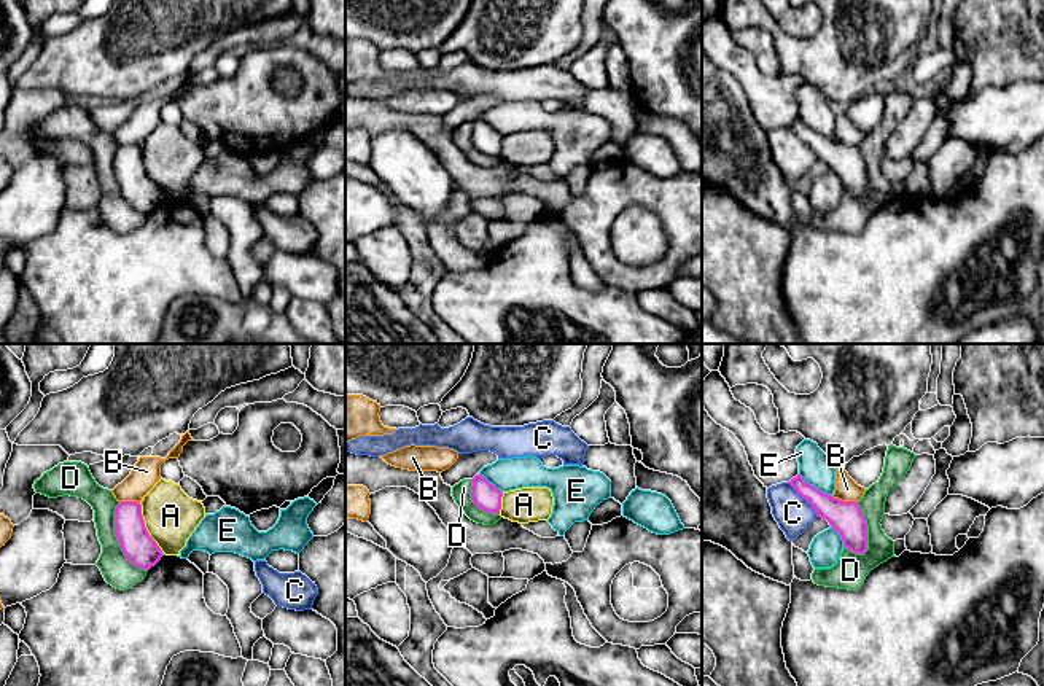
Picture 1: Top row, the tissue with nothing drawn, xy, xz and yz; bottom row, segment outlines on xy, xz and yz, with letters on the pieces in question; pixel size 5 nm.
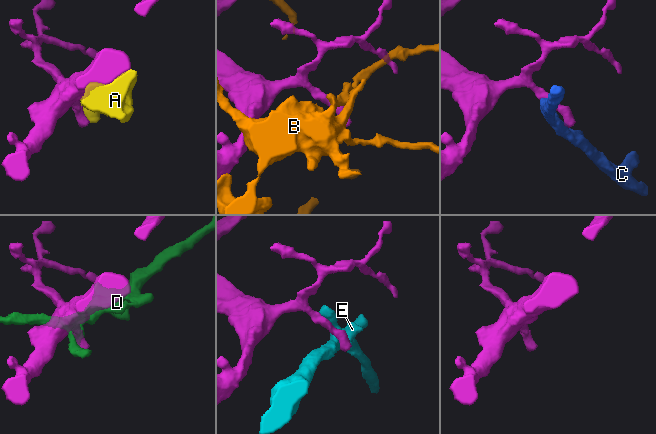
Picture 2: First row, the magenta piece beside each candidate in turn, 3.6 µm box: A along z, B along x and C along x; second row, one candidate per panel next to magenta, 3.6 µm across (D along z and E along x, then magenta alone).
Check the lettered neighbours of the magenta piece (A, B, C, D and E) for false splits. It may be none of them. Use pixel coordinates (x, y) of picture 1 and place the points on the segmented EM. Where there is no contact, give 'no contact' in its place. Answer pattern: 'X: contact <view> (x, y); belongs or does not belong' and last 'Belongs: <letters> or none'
A: contact xy (145, 527); does not belong
B: contact yz (844, 502); does not belong
C: contact yz (806, 498); does not belong
D: contact xy (118, 540); belongs
E: contact yz (814, 487); does not belong
Belongs: D

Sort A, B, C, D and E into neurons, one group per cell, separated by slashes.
A / B / C / D / E

